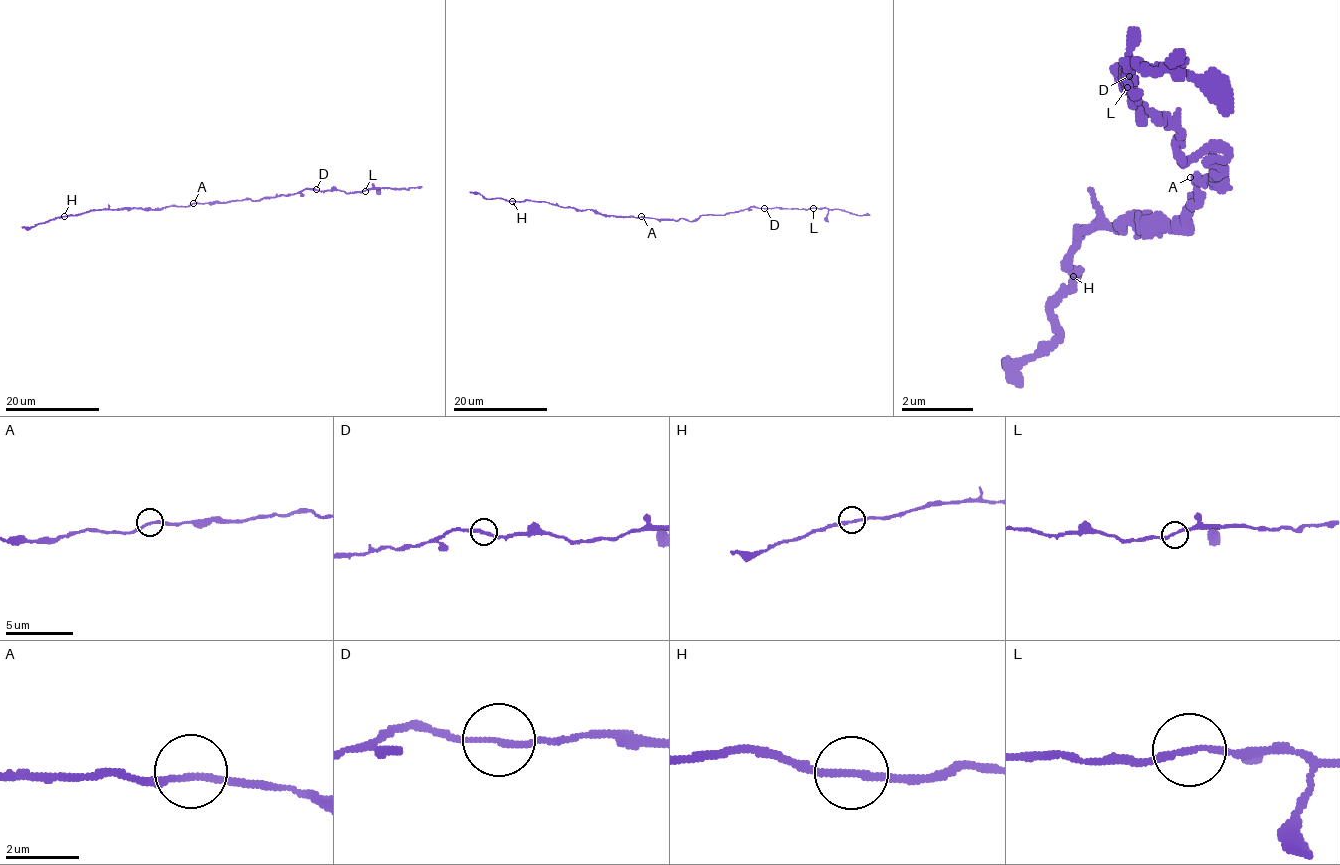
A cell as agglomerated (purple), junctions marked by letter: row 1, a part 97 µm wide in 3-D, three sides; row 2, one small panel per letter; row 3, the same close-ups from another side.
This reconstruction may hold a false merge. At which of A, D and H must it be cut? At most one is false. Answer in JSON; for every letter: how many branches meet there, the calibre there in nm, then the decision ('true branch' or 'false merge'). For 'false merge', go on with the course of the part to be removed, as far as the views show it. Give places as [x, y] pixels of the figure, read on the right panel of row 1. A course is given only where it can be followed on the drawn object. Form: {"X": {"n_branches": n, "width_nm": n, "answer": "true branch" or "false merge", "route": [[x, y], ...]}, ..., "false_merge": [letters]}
{"A": {"n_branches": 2, "width_nm": 180, "answer": "true branch"}, "D": {"n_branches": 2, "width_nm": 180, "answer": "true branch"}, "H": {"n_branches": 2, "width_nm": 180, "answer": "true branch"}, "false_merge": []}

